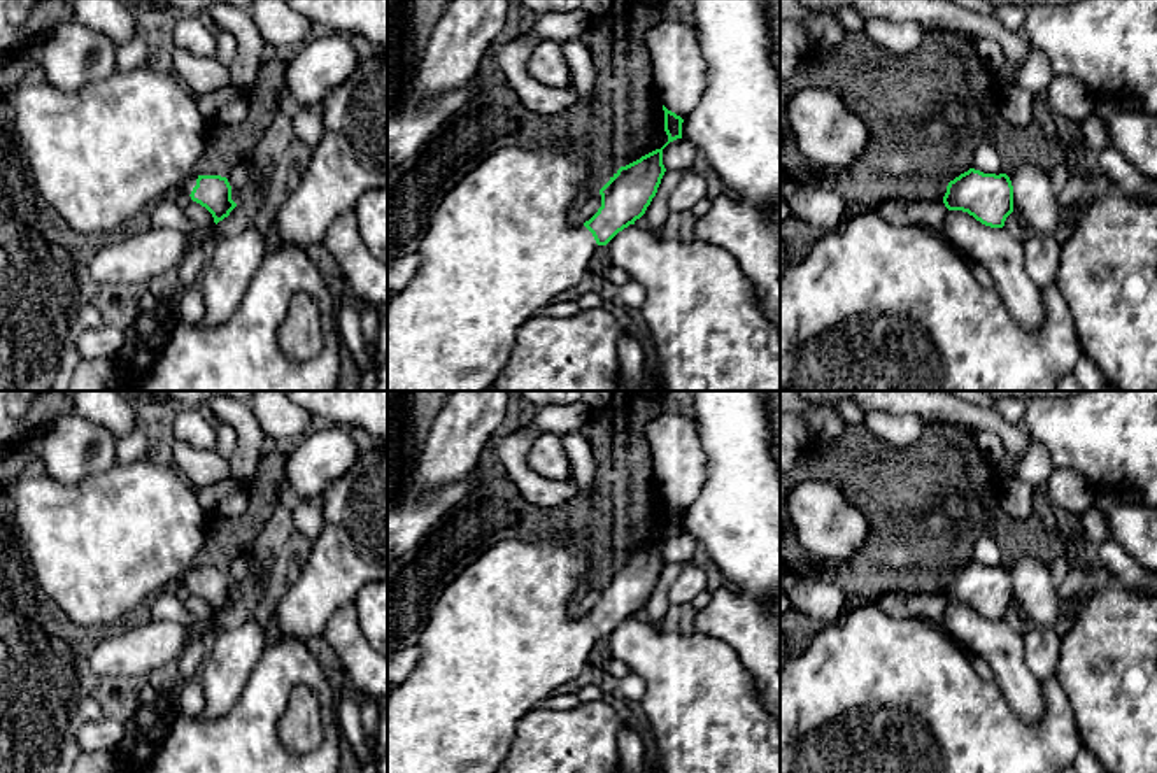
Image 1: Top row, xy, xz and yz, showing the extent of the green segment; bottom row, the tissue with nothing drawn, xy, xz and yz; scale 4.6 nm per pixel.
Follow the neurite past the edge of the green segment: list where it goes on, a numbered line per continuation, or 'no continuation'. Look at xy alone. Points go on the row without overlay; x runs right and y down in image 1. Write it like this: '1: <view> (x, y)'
1: xy (99, 547)

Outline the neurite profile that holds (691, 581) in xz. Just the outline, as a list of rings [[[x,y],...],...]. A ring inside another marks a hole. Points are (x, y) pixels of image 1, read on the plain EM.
[[[705,564],[685,566],[668,589],[668,601],[671,605],[691,603],[705,589],[706,589]]]

